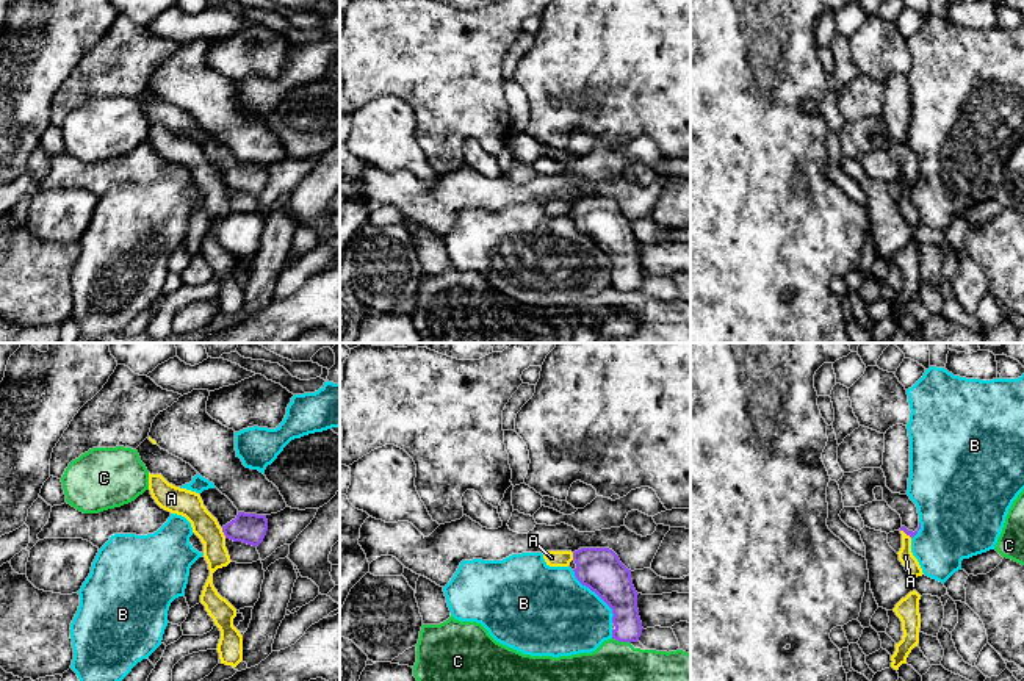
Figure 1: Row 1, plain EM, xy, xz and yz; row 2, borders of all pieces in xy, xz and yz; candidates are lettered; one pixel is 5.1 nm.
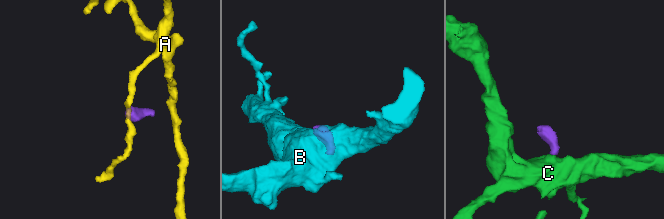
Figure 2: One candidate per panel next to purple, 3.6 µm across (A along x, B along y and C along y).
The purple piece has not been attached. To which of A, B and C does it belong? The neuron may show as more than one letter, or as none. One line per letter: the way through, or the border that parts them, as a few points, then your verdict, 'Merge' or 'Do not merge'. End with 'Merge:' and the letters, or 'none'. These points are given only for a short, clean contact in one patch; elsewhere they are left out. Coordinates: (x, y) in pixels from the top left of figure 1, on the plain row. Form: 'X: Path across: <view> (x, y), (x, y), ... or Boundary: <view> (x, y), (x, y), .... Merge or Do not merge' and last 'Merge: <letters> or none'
A: Boundary: xy (221, 177), (226, 187). Do not merge
B: Do not merge
C: Boundary: xz (612, 287), (630, 293). Do not merge
Merge: none

